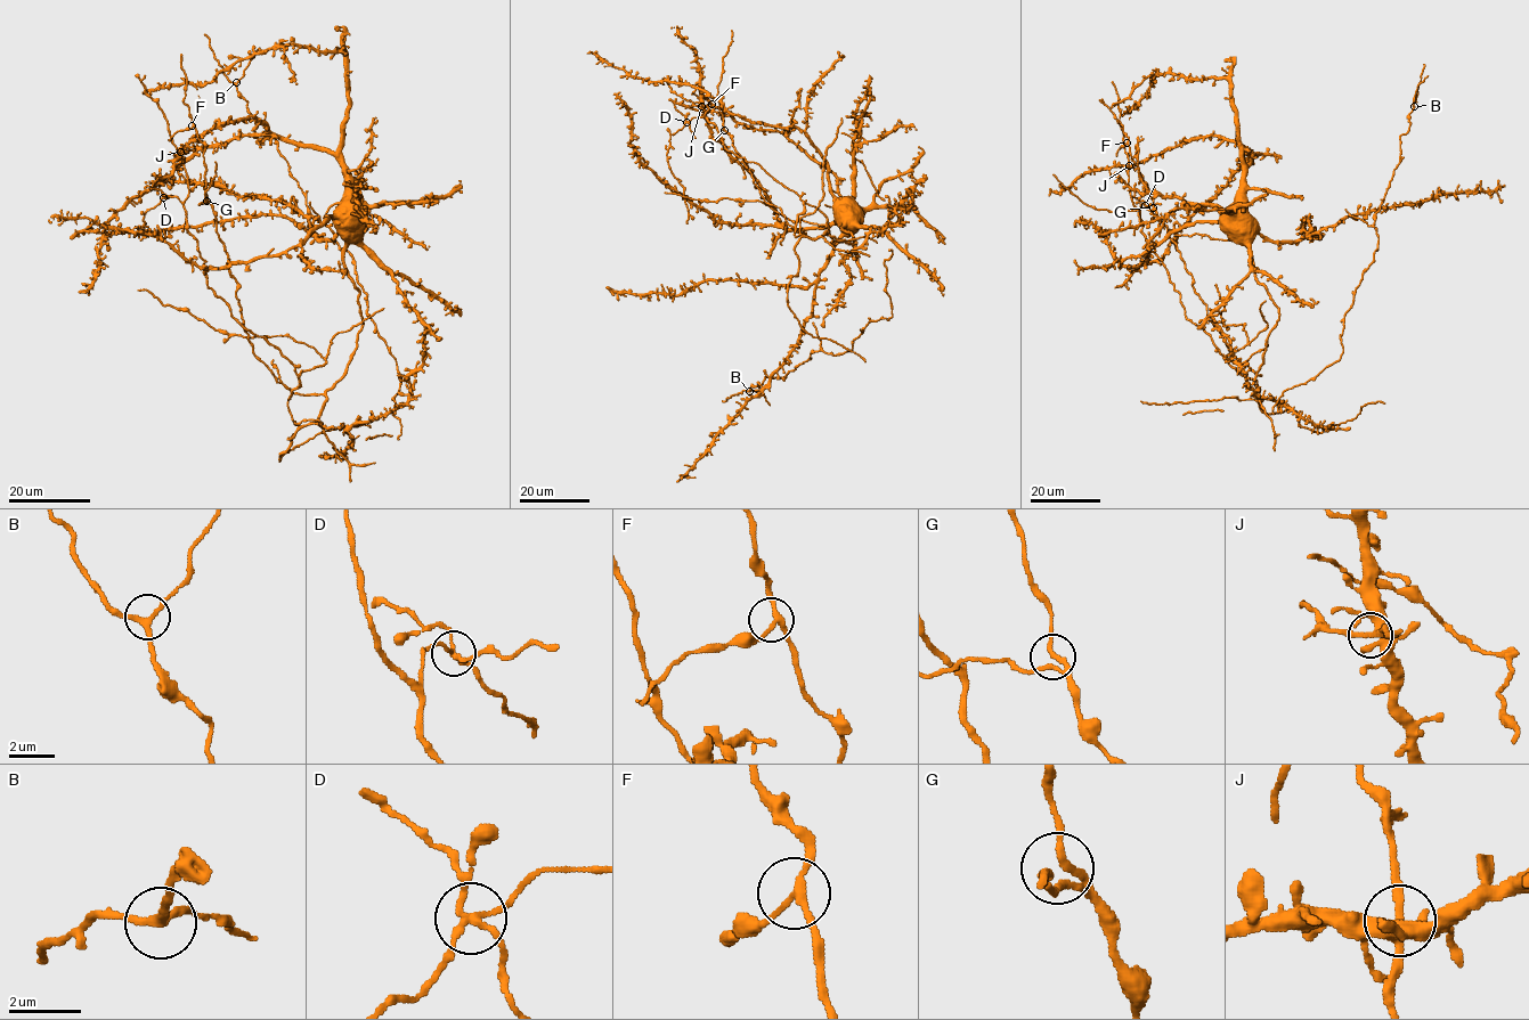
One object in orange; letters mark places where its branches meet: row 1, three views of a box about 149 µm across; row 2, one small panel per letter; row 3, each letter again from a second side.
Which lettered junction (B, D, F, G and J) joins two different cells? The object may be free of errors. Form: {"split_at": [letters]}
{"split_at": ["D"]}

